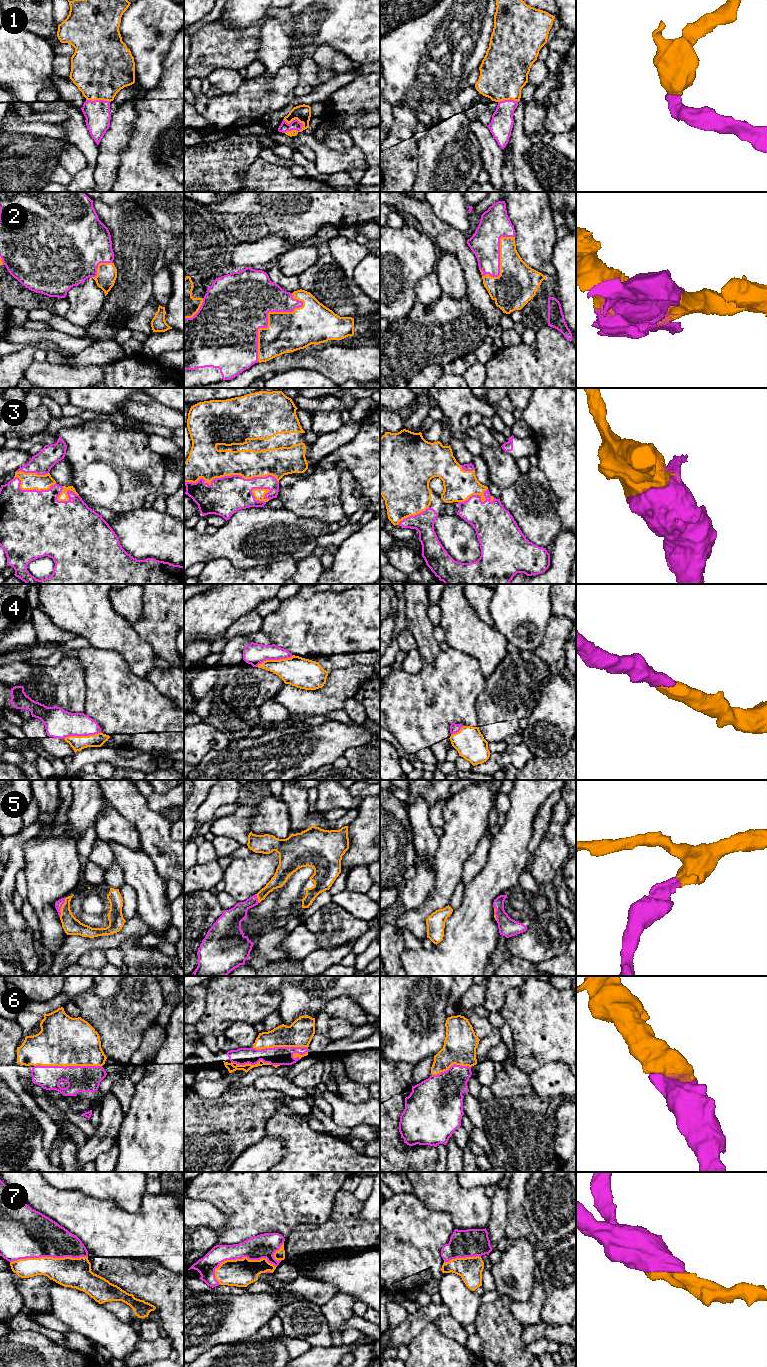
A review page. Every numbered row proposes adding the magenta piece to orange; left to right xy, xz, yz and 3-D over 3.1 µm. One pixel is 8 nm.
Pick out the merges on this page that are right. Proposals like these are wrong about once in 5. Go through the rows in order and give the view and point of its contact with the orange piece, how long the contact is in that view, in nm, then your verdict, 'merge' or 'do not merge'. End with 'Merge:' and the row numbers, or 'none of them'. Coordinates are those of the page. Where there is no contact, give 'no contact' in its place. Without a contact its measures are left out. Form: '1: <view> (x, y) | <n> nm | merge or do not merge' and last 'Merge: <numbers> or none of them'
1: xz (295, 118) | 180 nm | merge
2: xz (268, 315) | 600 nm | merge
3: xz (232, 474) | 750 nm | merge
4: xy (82, 736) | 300 nm | merge
5: xy (61, 907) | 160 nm | merge
6: xy (67, 1065) | 550 nm | merge
7: xz (241, 1259) | 500 nm | merge
Merge: 1, 2, 3, 4, 5, 6, 7

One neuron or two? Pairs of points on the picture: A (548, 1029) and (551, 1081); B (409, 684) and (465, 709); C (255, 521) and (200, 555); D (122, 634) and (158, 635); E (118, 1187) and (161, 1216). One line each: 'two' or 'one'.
A: two
B: one
C: one
D: two
E: two

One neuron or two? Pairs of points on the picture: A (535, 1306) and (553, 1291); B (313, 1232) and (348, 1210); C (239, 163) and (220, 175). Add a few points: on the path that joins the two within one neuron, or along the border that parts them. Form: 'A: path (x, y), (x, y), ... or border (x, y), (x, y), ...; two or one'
A: border (540, 1283), (544, 1294), (540, 1312), (542, 1320); two
B: path (322, 1232), (339, 1215); one
C: path (234, 163), (225, 170); one

